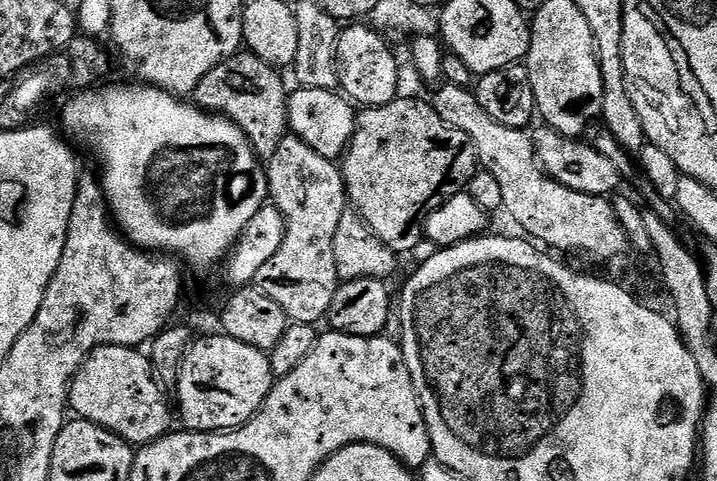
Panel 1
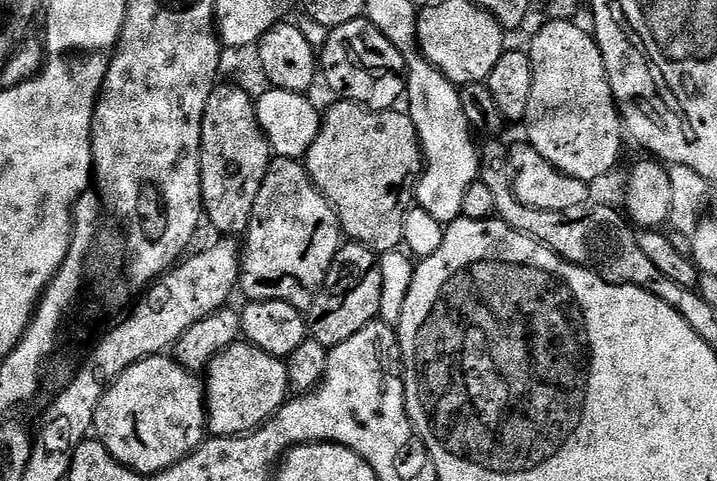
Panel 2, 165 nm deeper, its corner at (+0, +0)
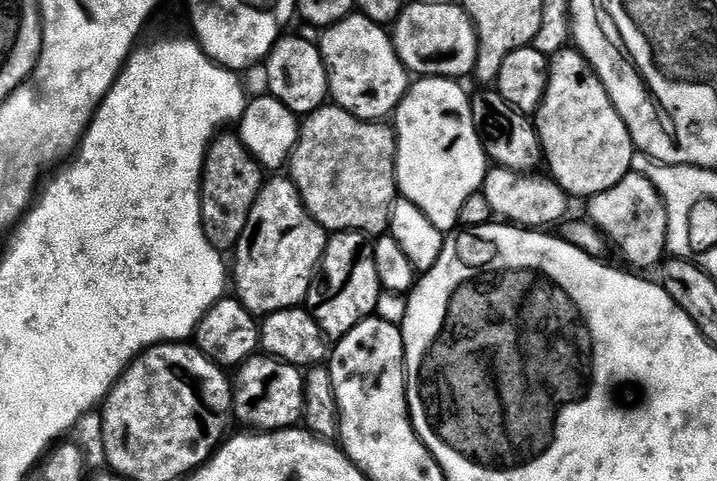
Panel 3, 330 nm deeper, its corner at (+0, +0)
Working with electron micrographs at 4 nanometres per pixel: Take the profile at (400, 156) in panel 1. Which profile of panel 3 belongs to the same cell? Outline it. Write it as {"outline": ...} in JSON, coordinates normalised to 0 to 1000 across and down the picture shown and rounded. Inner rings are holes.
{"outline":[[[467,220],[445,225],[420,256],[418,293],[404,335],[404,372],[413,380],[427,437],[459,484],[509,482],[524,495],[543,480],[555,422],[552,293],[552,277],[540,256],[501,249]]]}

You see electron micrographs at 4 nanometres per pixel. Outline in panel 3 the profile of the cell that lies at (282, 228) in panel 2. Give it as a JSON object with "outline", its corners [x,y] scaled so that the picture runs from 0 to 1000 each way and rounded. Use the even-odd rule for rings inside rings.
{"outline":[[[396,362],[381,364],[385,368],[381,374],[378,368],[363,393],[349,443],[351,493],[346,501],[342,497],[326,524],[326,534],[329,532],[329,557],[326,549],[328,622],[339,628],[343,644],[349,644],[351,655],[358,661],[367,661],[388,644],[420,638],[430,615],[430,588],[434,586],[439,565],[442,572],[452,530],[460,516],[457,511],[459,484],[427,437],[418,399],[413,393],[413,380],[400,364],[391,364]]]}

